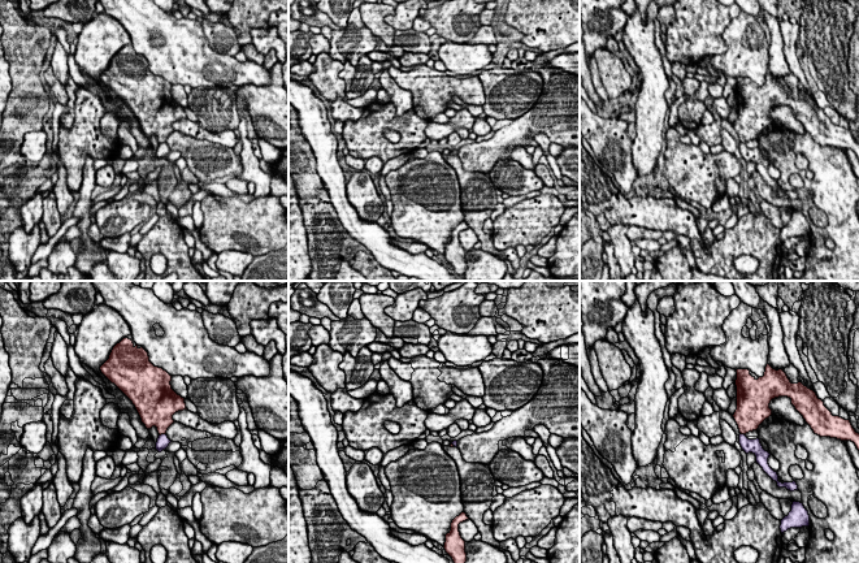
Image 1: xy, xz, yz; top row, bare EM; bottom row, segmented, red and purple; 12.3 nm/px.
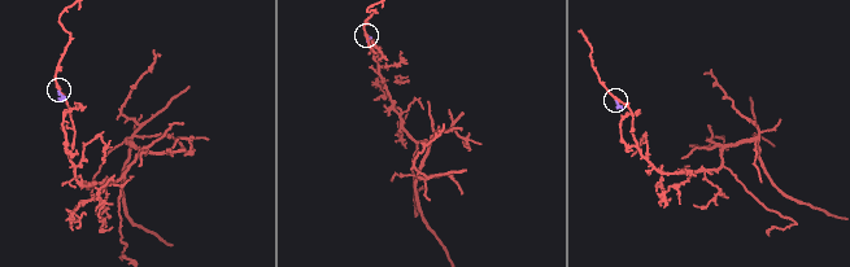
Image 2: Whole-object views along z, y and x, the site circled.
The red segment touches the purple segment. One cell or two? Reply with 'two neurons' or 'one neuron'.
two neurons

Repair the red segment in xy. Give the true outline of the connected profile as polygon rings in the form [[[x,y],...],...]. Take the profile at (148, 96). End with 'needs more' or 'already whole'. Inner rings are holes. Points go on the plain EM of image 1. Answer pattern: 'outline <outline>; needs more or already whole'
outline [[[123,47],[113,56],[100,79],[133,111],[146,137],[156,135],[160,144],[165,143],[174,131],[175,121],[187,118],[185,107],[172,98],[172,85],[162,77],[155,75],[149,70],[148,61],[143,56],[135,55],[129,47]]]; already whole

